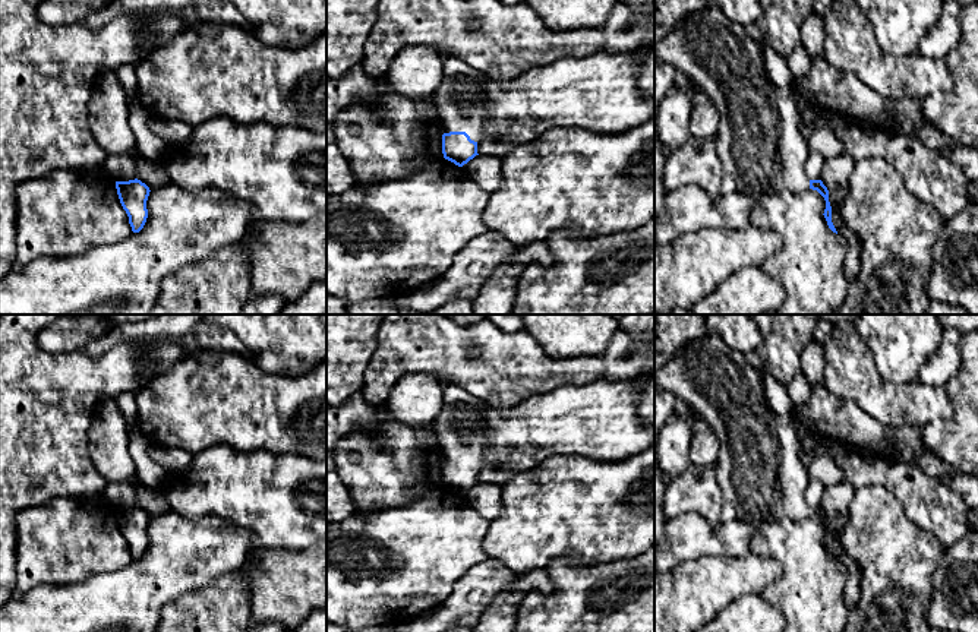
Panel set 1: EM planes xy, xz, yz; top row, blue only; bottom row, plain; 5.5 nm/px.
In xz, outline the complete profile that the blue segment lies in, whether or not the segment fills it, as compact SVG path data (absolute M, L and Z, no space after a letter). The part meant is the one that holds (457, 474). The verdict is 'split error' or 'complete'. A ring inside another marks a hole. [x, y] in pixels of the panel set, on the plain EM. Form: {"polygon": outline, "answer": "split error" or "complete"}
{"polygon": "M444 382L444 405L432 424L441 443L444 486L458 494L479 483L477 471L486 446L486 408L488 404L463 385Z", "answer": "split error"}

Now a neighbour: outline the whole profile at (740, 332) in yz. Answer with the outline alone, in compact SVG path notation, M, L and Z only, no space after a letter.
M709 315L707 326L731 350L739 351L745 357L753 356L763 342L761 332L751 315Z

